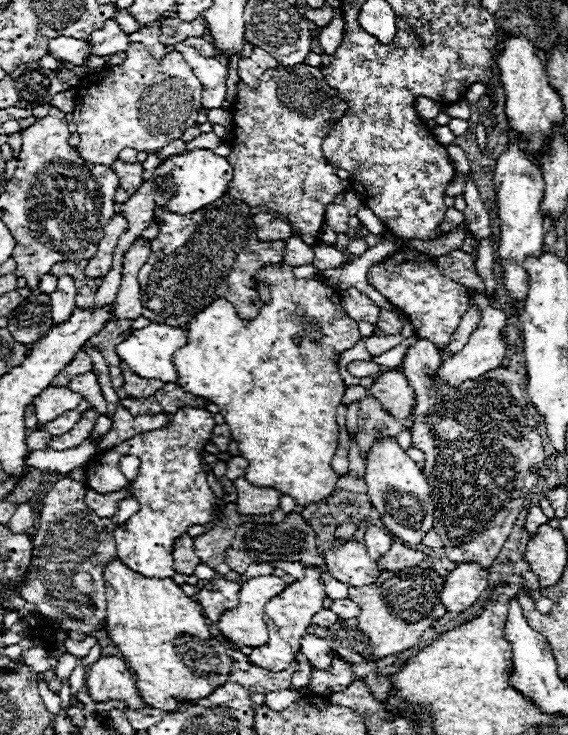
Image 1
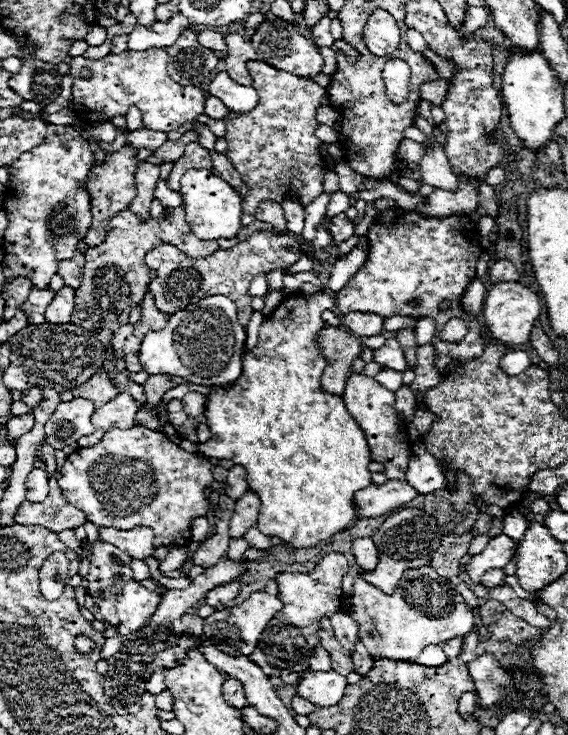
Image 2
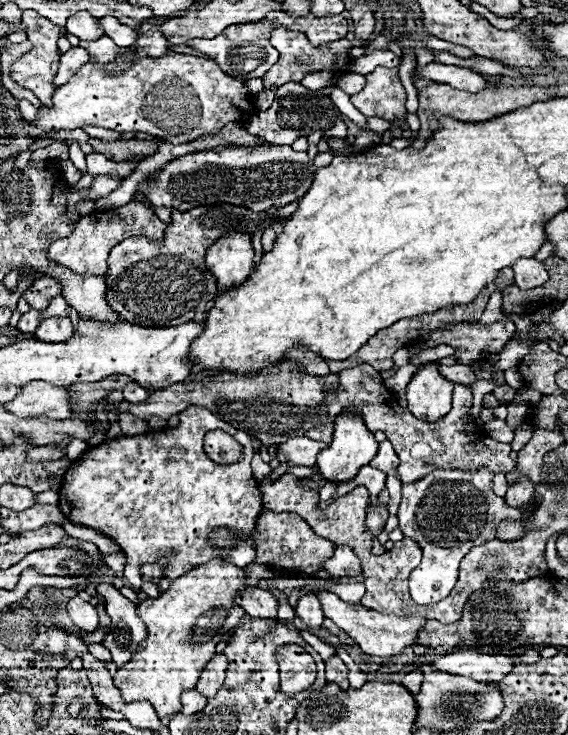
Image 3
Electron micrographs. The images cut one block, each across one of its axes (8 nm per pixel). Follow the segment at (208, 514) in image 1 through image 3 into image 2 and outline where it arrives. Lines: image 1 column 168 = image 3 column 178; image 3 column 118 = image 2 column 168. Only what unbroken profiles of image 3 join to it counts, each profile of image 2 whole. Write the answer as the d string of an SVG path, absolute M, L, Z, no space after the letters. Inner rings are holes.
M132 426L128 430L112 428L104 434L104 438L90 448L78 448L72 452L64 466L60 468L58 484L62 488L64 500L68 504L74 504L78 508L80 498L80 510L86 512L86 518L94 522L98 528L122 528L136 524L146 524L154 530L154 546L188 546L192 540L192 520L198 516L206 516L210 510L210 504L206 500L206 486L214 482L212 464L202 454L190 454L170 442L168 436L162 432L144 428L144 426Z

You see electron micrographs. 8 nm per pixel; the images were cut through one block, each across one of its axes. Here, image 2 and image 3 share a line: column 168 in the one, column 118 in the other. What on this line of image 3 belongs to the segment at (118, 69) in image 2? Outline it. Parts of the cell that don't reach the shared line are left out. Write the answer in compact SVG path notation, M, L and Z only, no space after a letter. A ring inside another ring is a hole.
M170 52L160 58L140 58L134 60L134 64L118 74L108 76L98 64L84 64L72 80L68 80L64 86L58 86L52 96L52 106L40 106L36 122L26 124L26 132L30 132L30 138L38 140L42 134L60 132L60 130L76 130L84 126L102 126L118 132L150 132L156 138L164 138L174 144L190 142L194 138L200 138L204 134L218 132L228 122L248 122L256 114L254 100L246 92L246 84L242 80L236 80L232 76L226 76L216 62L198 58L192 54L178 54Z

